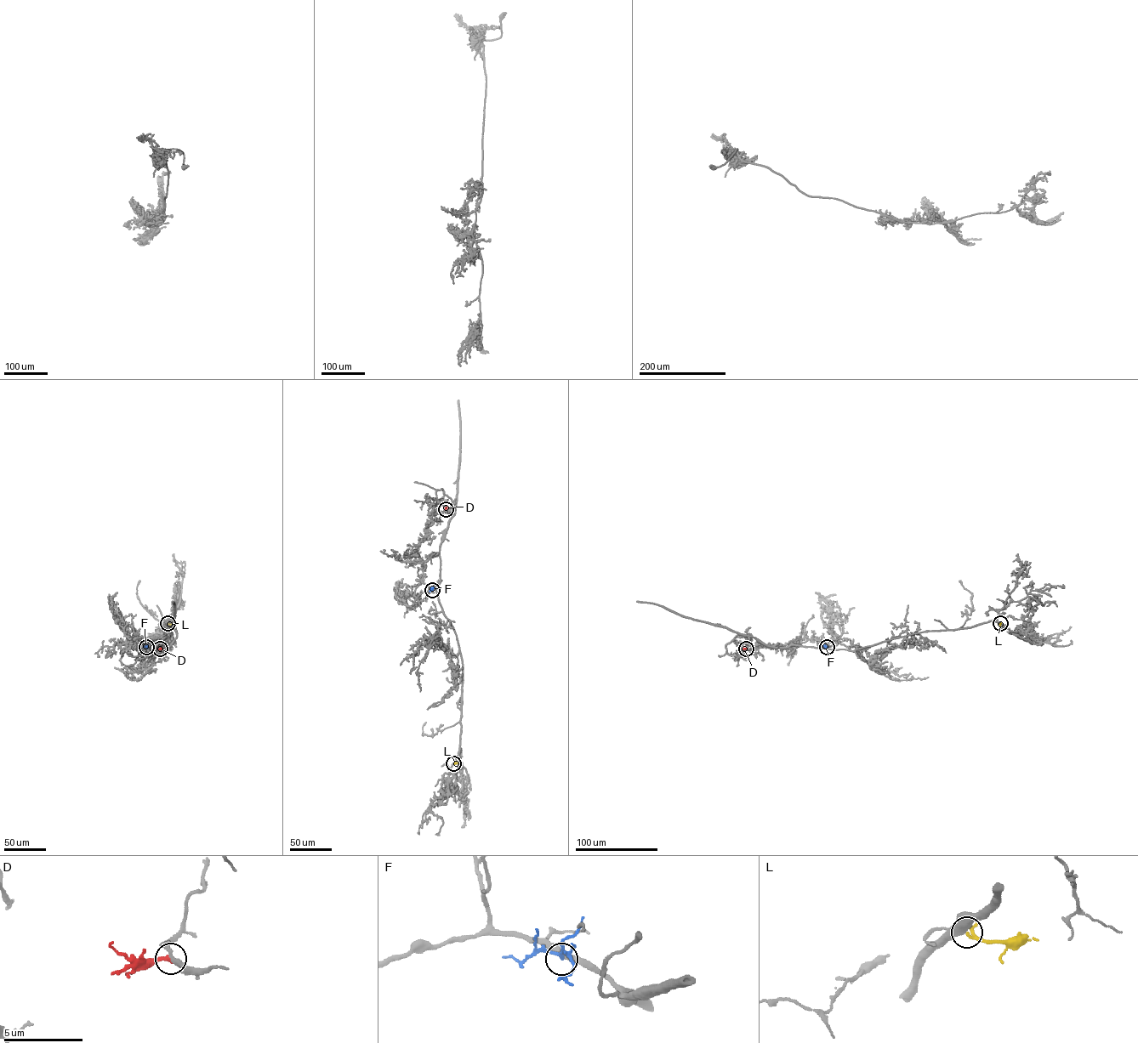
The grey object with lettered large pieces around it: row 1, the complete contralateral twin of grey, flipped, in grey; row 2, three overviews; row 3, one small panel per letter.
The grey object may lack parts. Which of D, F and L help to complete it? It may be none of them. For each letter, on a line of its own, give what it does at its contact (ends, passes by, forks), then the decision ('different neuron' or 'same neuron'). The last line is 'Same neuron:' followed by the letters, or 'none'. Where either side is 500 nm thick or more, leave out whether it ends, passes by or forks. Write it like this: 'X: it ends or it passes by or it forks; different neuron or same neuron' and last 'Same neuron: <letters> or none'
D: it ends; different neuron
F: it passes by; different neuron
L: different neuron
Same neuron: none

